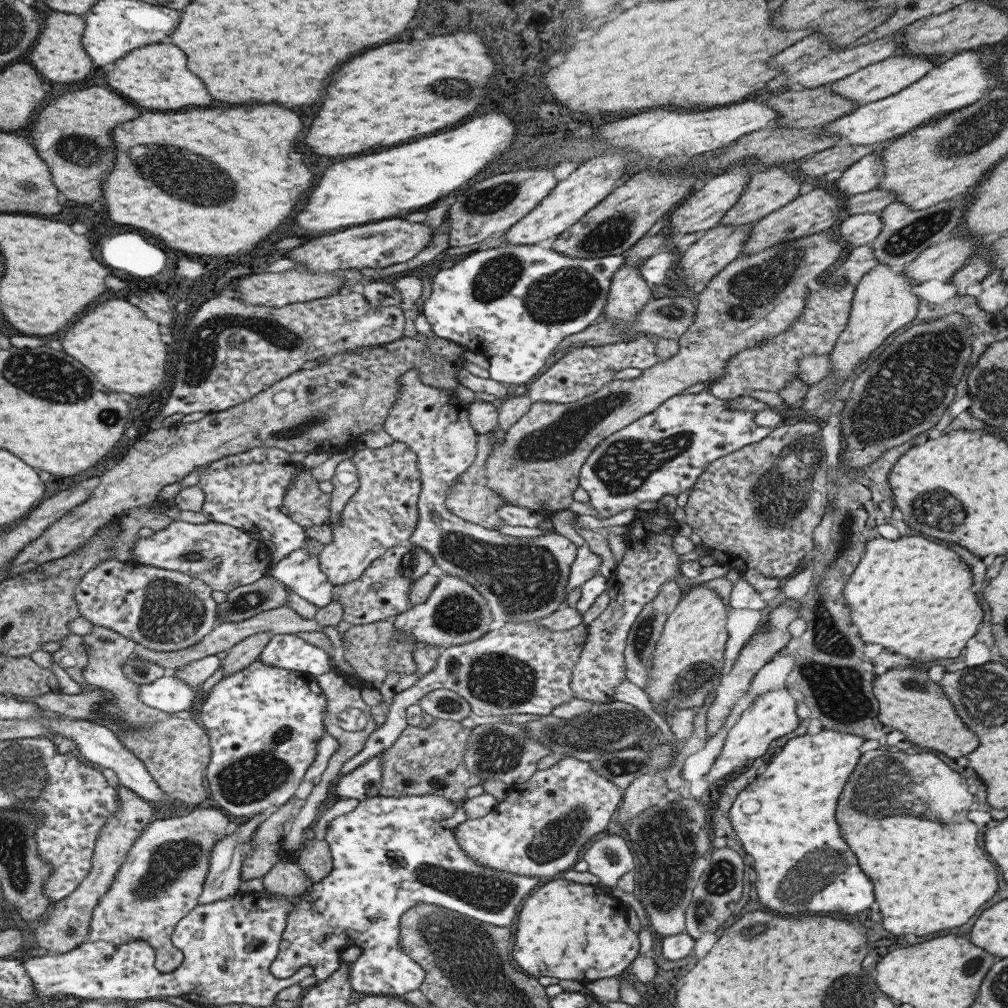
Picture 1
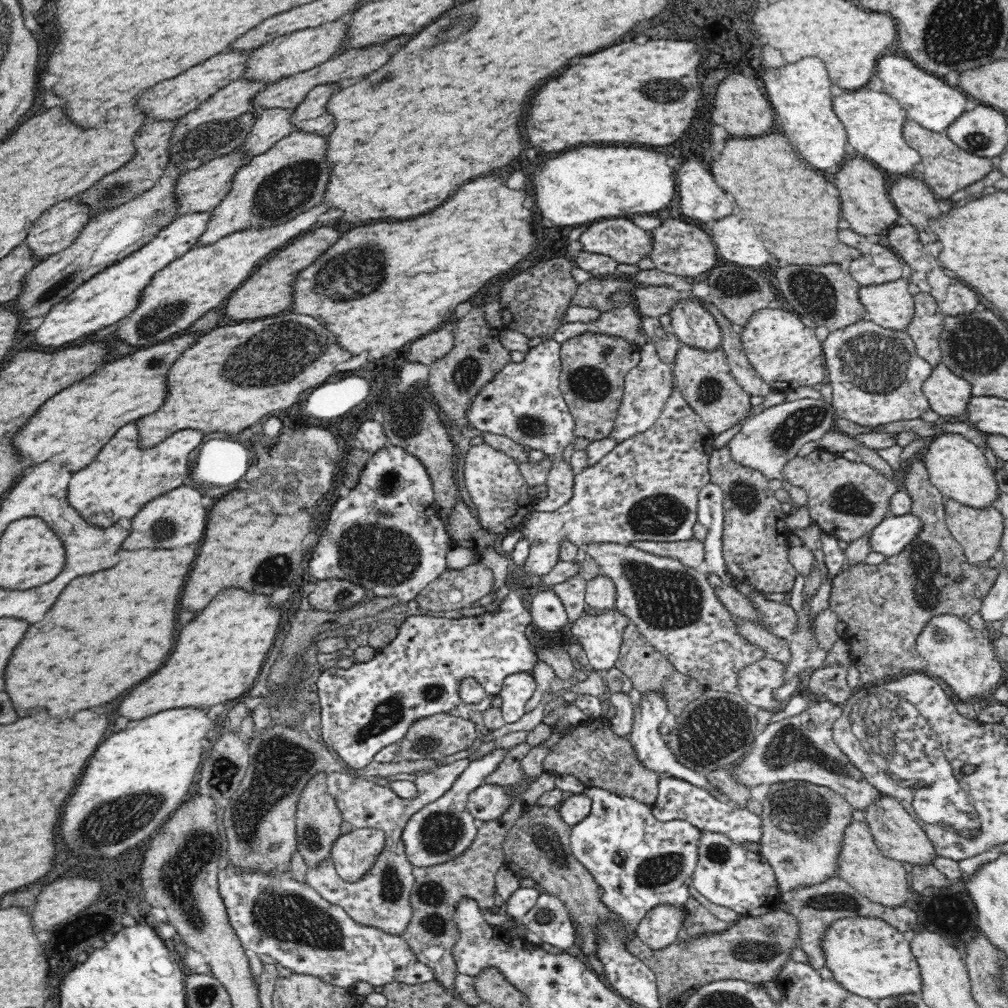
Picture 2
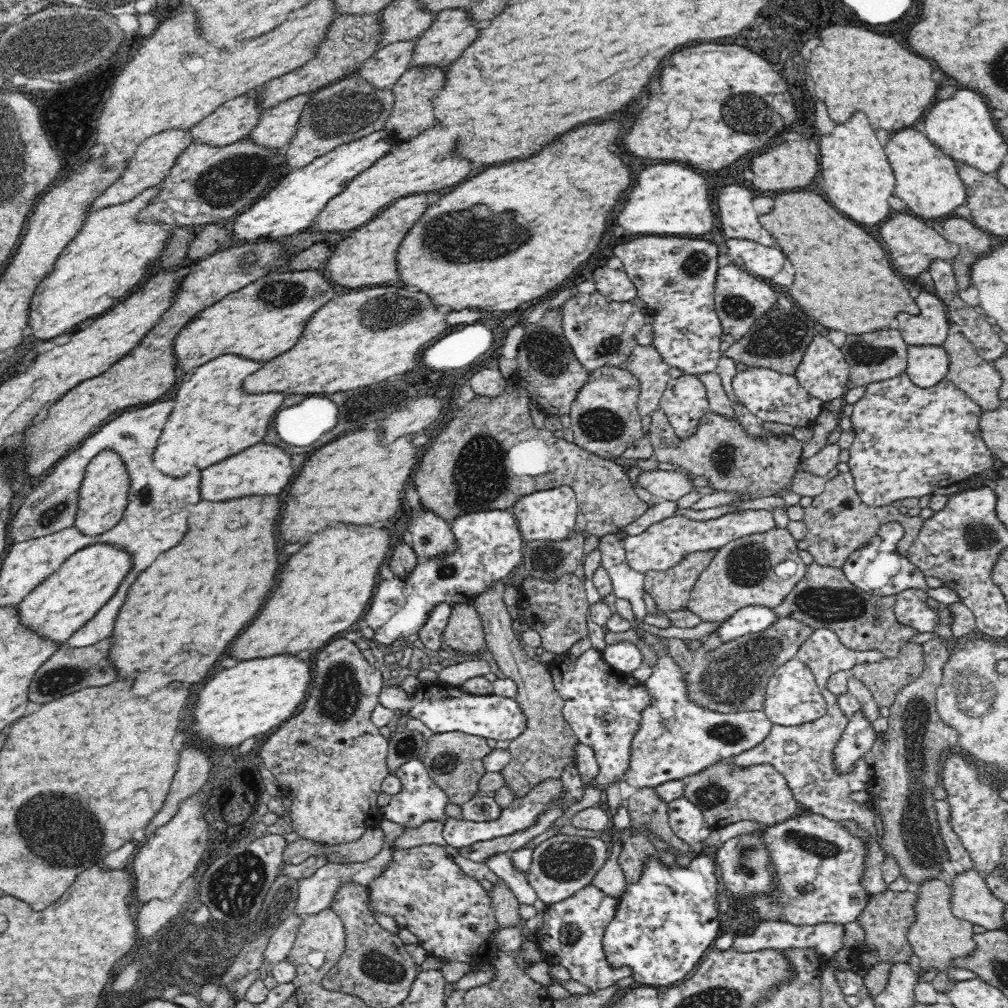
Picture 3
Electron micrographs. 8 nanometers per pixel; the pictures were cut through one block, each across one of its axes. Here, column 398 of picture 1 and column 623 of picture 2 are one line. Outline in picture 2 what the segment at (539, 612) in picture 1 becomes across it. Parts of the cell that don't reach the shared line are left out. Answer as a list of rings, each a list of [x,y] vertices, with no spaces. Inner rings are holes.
[[[648,342],[639,347],[641,358],[638,364],[624,374],[624,390],[617,418],[608,437],[616,444],[627,441],[637,434],[648,430],[658,419],[668,400],[671,398],[675,386],[675,376],[672,365],[662,362],[656,348]]]

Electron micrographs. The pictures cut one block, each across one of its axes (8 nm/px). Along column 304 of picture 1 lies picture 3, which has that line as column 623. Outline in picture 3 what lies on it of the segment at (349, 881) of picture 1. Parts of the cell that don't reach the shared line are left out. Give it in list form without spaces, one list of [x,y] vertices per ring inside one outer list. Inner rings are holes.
[[[690,855],[687,866],[664,864],[659,856],[650,856],[644,862],[640,879],[627,884],[618,898],[614,918],[603,936],[603,947],[608,962],[615,968],[630,968],[630,976],[648,986],[671,986],[686,978],[696,968],[700,959],[708,953],[718,938],[718,932],[725,929],[724,920],[719,919],[715,904],[718,890],[716,864],[706,855]]]

